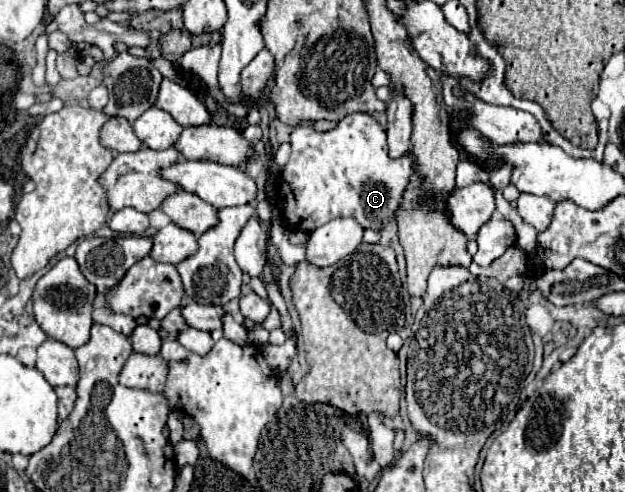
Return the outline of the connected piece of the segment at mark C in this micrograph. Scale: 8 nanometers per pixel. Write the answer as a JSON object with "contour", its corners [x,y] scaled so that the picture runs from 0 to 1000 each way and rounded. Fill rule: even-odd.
{"contour":[[[563,230],[550,238],[531,266],[509,270],[496,254],[477,254],[464,274],[467,315],[451,348],[451,425],[454,445],[467,465],[493,470],[522,457],[525,449],[538,441],[566,441],[582,465],[611,465],[618,449],[630,445],[630,429],[640,417],[643,392],[653,376],[653,364],[659,356],[659,319],[650,311],[640,323],[621,319],[621,295],[618,295],[618,266],[602,250],[595,234],[586,230]]]}

